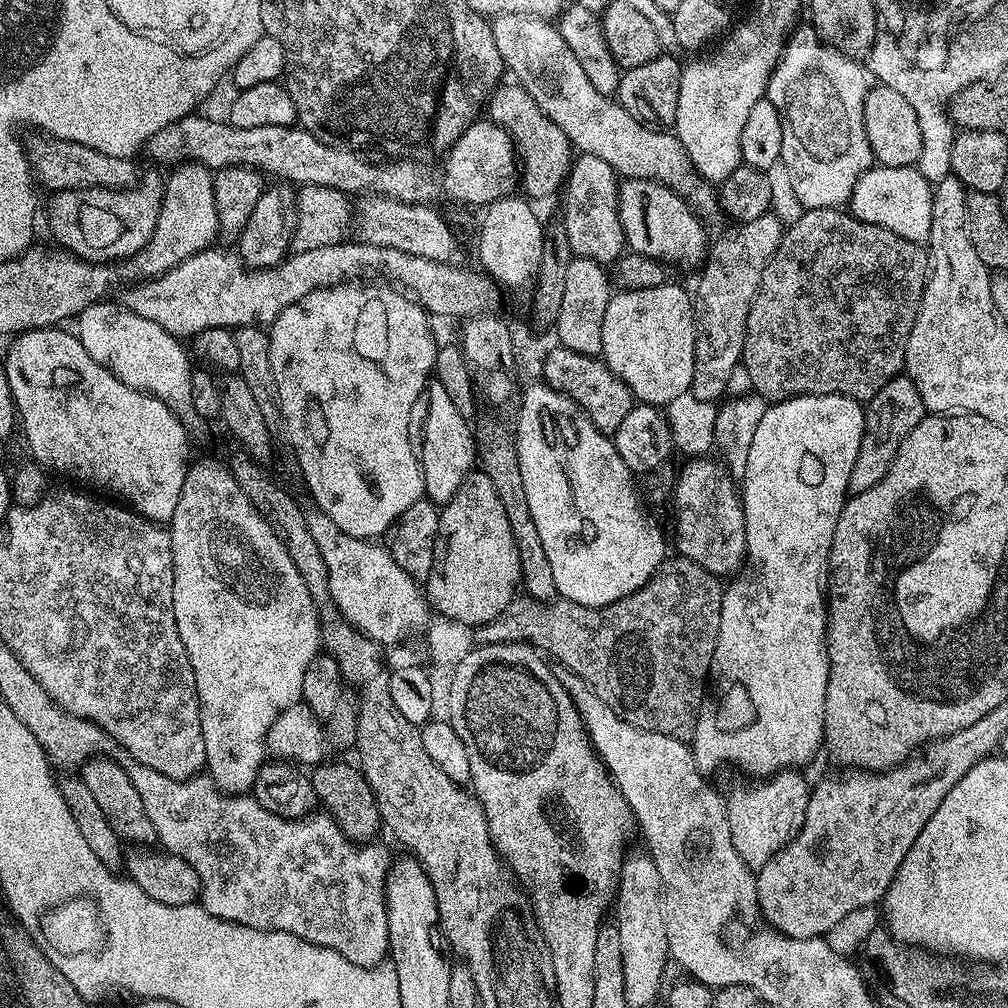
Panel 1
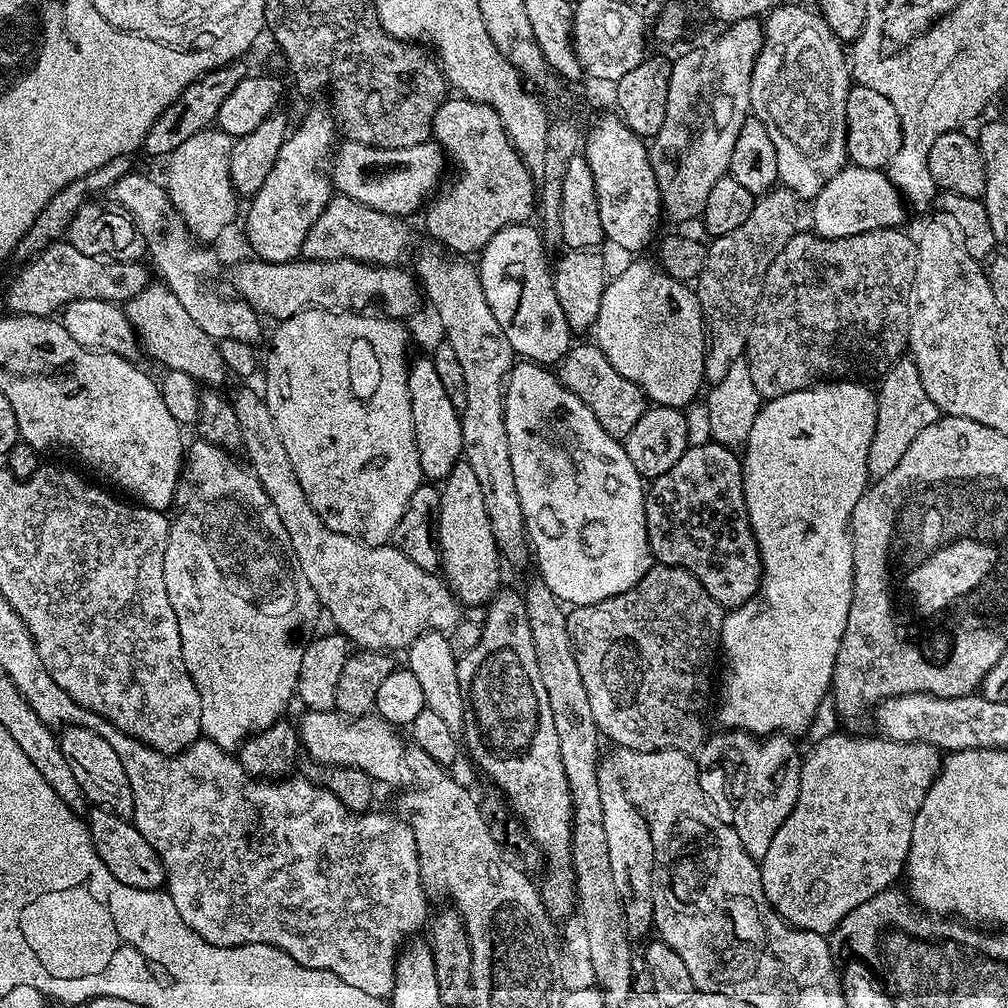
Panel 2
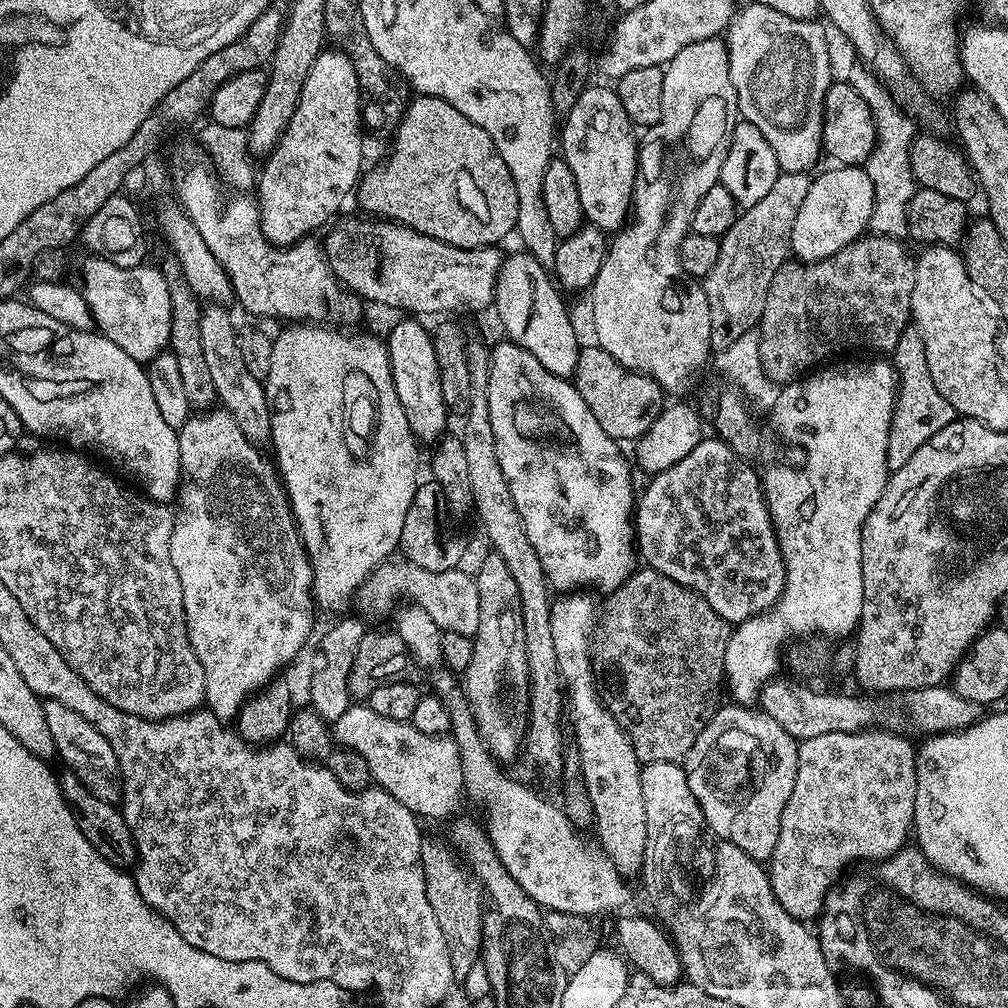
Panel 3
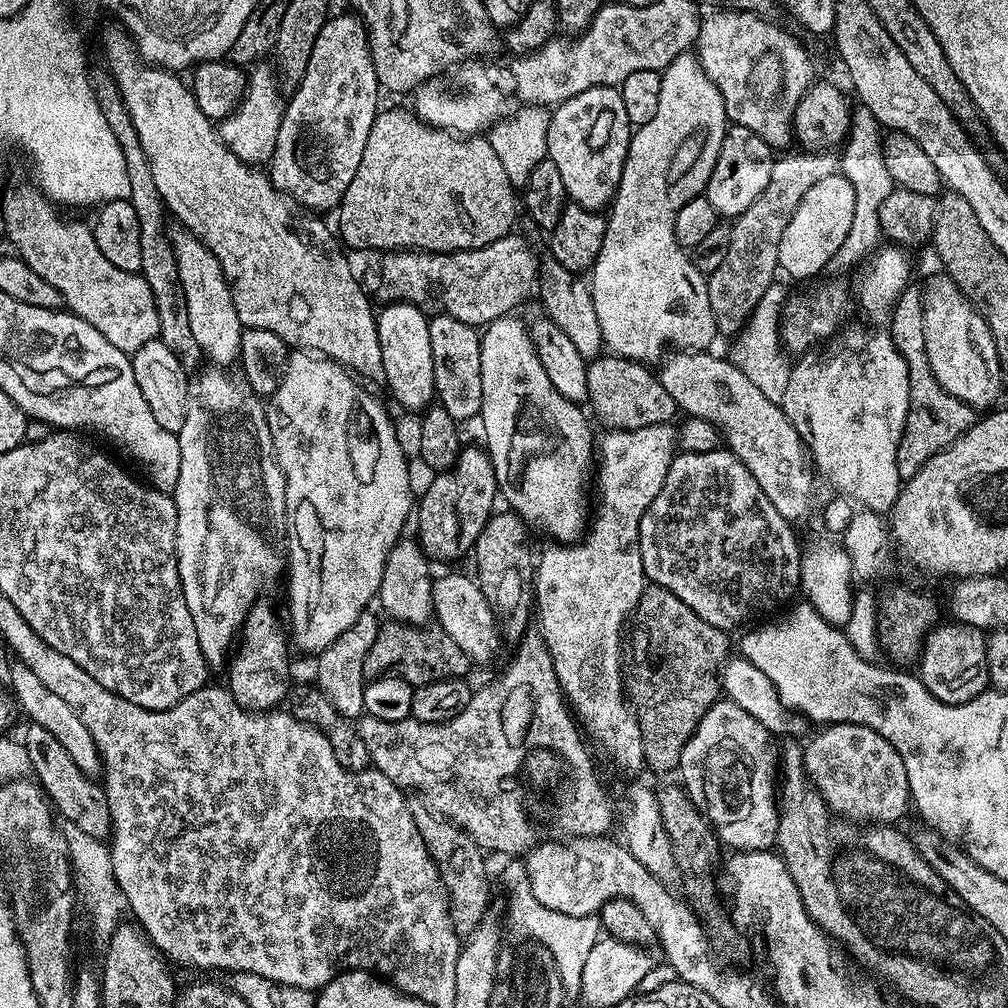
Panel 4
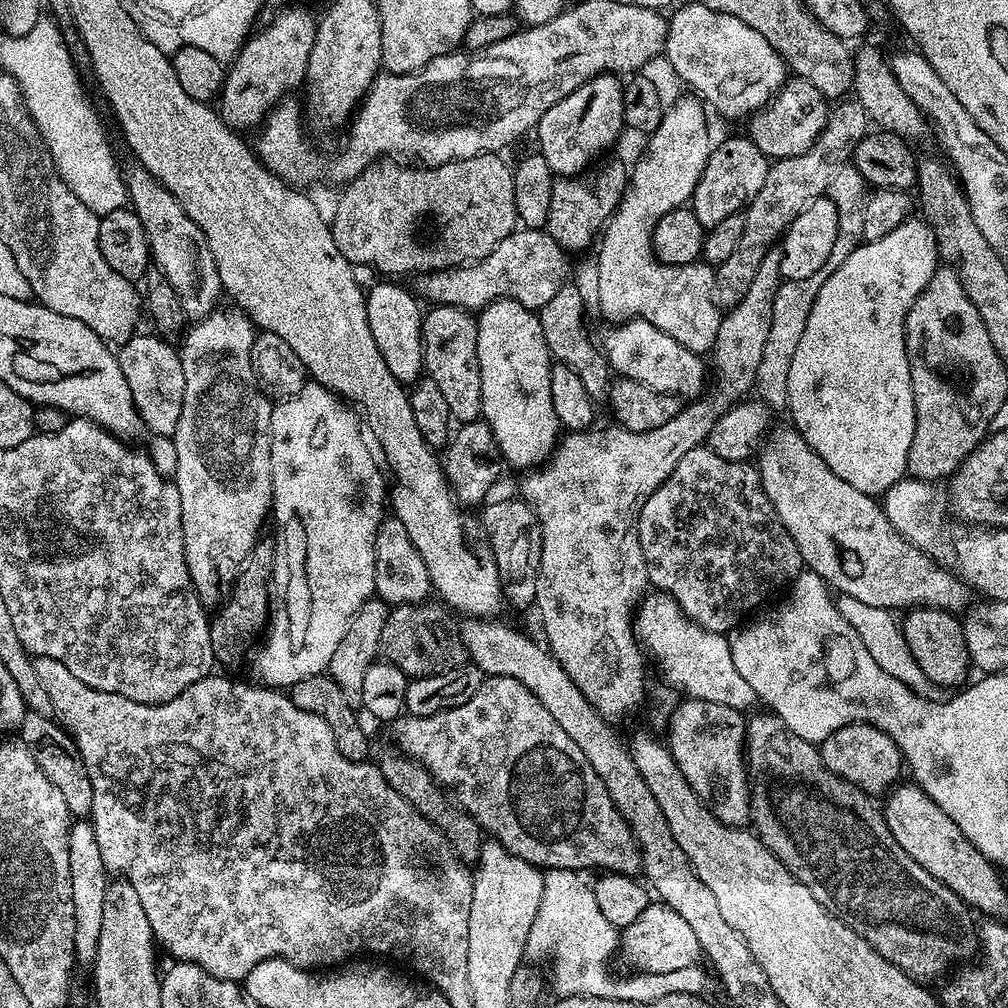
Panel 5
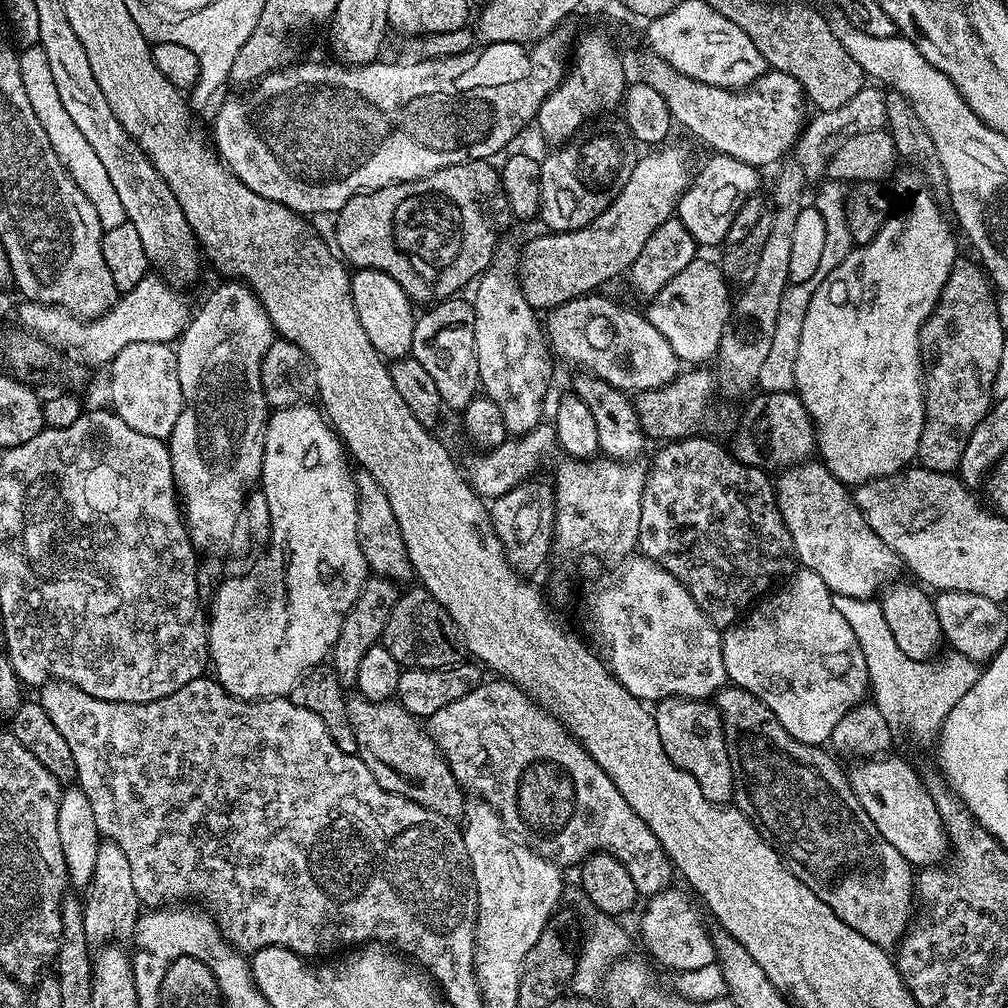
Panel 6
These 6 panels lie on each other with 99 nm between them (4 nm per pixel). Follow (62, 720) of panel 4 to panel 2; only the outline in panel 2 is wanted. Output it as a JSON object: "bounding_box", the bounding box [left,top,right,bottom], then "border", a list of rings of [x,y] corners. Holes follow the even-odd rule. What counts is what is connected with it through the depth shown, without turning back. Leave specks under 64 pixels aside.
{"bounding_box":[58,728,134,819],"border":[[[65,728],[58,737],[61,750],[87,801],[95,807],[111,811],[114,815],[131,819],[134,808],[133,791],[126,770],[123,769],[118,754],[111,749],[110,742],[94,734],[94,730],[85,728]]]}

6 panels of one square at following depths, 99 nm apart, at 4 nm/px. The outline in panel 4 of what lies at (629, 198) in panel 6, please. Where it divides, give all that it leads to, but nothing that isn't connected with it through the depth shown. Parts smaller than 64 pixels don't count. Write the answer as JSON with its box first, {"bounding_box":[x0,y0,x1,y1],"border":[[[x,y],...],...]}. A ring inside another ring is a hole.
{"bounding_box":[380,234,540,326],"border":[[[509,234],[498,238],[494,242],[490,242],[485,248],[471,248],[465,252],[417,252],[415,250],[401,250],[398,252],[387,253],[383,257],[384,260],[380,264],[380,292],[385,297],[383,298],[388,302],[403,302],[412,304],[416,308],[420,308],[425,314],[443,314],[450,318],[458,318],[458,322],[466,322],[473,326],[487,326],[493,320],[497,320],[499,316],[507,316],[517,311],[516,307],[527,298],[528,295],[533,295],[534,289],[538,284],[538,277],[540,274],[540,260],[536,252],[523,240],[522,237],[516,236],[517,234]]]}

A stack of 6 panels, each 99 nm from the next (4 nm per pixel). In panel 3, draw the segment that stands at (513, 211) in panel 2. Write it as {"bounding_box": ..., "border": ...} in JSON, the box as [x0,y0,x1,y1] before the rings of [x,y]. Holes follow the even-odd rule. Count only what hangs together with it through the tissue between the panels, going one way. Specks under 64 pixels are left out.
{"bounding_box":[359,95,518,246],"border":[[[417,95],[412,99],[394,129],[388,157],[377,168],[369,167],[359,181],[360,204],[368,211],[365,213],[404,224],[450,246],[499,245],[499,240],[515,233],[518,194],[490,134],[442,98]]]}

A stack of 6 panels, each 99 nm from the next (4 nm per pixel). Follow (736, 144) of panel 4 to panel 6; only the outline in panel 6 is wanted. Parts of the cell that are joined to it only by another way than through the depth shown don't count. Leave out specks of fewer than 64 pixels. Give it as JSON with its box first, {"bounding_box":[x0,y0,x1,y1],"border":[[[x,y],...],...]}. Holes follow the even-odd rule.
{"bounding_box":[675,155,761,245],"border":[[[709,155],[709,160],[704,165],[699,165],[698,171],[693,175],[688,189],[676,201],[675,219],[690,230],[696,239],[697,245],[720,244],[728,239],[730,222],[734,222],[734,214],[745,204],[751,196],[757,195],[760,189],[761,173],[754,166],[746,162],[738,162],[738,158]]]}

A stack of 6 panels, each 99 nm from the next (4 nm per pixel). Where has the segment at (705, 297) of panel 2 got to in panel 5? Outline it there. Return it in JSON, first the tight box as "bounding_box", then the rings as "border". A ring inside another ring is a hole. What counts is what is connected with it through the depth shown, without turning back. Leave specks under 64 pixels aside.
{"bounding_box":[715,98,870,309],"border":[[[848,98],[829,111],[822,134],[814,142],[814,146],[806,150],[806,154],[769,163],[762,190],[758,190],[758,194],[754,194],[754,198],[746,205],[742,238],[734,254],[730,254],[726,262],[715,265],[717,304],[729,309],[742,302],[750,281],[754,279],[754,273],[758,271],[758,266],[762,266],[762,258],[766,258],[771,248],[777,247],[778,241],[788,231],[794,218],[798,218],[798,214],[802,214],[806,206],[818,202],[818,198],[827,193],[834,174],[838,174],[838,170],[842,170],[851,161],[856,144],[869,131],[870,121],[866,110],[859,100]]]}

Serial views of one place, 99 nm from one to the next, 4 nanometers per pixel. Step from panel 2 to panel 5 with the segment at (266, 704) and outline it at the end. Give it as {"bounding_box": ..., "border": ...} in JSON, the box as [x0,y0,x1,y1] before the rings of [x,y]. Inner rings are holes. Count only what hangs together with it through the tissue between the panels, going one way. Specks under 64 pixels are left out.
{"bounding_box":[174,306,273,606],"border":[[[235,306],[217,307],[215,312],[205,316],[204,319],[195,321],[187,329],[188,337],[184,340],[184,345],[179,345],[178,351],[182,362],[182,378],[184,379],[184,401],[182,402],[182,414],[178,418],[176,427],[175,441],[178,450],[178,466],[174,483],[178,494],[182,498],[182,538],[184,539],[184,557],[186,566],[190,570],[192,585],[196,587],[197,594],[200,595],[200,602],[205,606],[214,606],[221,603],[220,587],[223,584],[231,585],[238,576],[238,569],[245,563],[252,552],[257,540],[265,531],[264,523],[269,523],[272,511],[272,467],[270,466],[270,418],[272,417],[273,405],[270,403],[264,391],[256,384],[254,370],[250,362],[250,350],[254,346],[254,338],[257,334],[257,327],[252,319],[245,312],[241,312]]]}

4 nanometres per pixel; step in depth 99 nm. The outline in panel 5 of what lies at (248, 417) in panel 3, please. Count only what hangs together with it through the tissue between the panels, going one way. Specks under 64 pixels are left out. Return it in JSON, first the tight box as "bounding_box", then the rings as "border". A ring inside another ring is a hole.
{"bounding_box":[123,162,222,322],"border":[[[135,162],[129,164],[129,168],[123,169],[128,204],[132,212],[138,214],[138,222],[142,222],[151,259],[174,286],[174,294],[178,294],[178,302],[182,302],[185,317],[192,322],[202,320],[215,312],[222,300],[218,266],[214,254],[210,254],[206,234],[202,234],[194,218],[182,210],[182,202],[178,202],[178,198],[174,198],[174,194],[170,194],[170,190],[150,174],[150,170]]]}

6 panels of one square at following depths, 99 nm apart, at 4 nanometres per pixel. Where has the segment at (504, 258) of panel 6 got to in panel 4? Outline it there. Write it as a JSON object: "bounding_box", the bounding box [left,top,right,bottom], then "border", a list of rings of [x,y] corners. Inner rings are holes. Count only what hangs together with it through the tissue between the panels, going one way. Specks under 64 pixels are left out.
{"bounding_box":[479,314,594,544],"border":[[[509,314],[507,316],[499,316],[497,320],[493,320],[491,324],[483,329],[480,338],[480,349],[482,350],[482,410],[480,411],[479,423],[484,423],[484,440],[488,457],[494,462],[494,474],[496,475],[496,486],[499,495],[502,497],[509,509],[515,512],[517,516],[524,519],[525,524],[533,529],[541,528],[546,535],[552,536],[553,541],[561,544],[573,543],[583,537],[589,523],[589,509],[584,509],[584,491],[589,491],[590,481],[594,476],[594,436],[592,440],[592,428],[588,425],[589,417],[586,415],[585,409],[579,404],[570,402],[566,398],[562,398],[562,394],[554,388],[554,382],[550,382],[550,378],[546,375],[546,369],[543,368],[542,362],[536,353],[536,347],[532,341],[532,333],[527,323],[523,324],[519,320],[519,315]]]}

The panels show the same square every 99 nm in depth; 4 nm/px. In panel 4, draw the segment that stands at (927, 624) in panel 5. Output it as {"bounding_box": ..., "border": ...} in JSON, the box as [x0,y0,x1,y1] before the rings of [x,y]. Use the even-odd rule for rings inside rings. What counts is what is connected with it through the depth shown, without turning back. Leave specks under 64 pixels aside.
{"bounding_box":[918,623,989,704],"border":[[[937,623],[924,639],[924,649],[921,650],[918,661],[918,675],[934,698],[944,704],[961,704],[989,691],[988,636],[985,629],[978,626],[951,623]]]}

